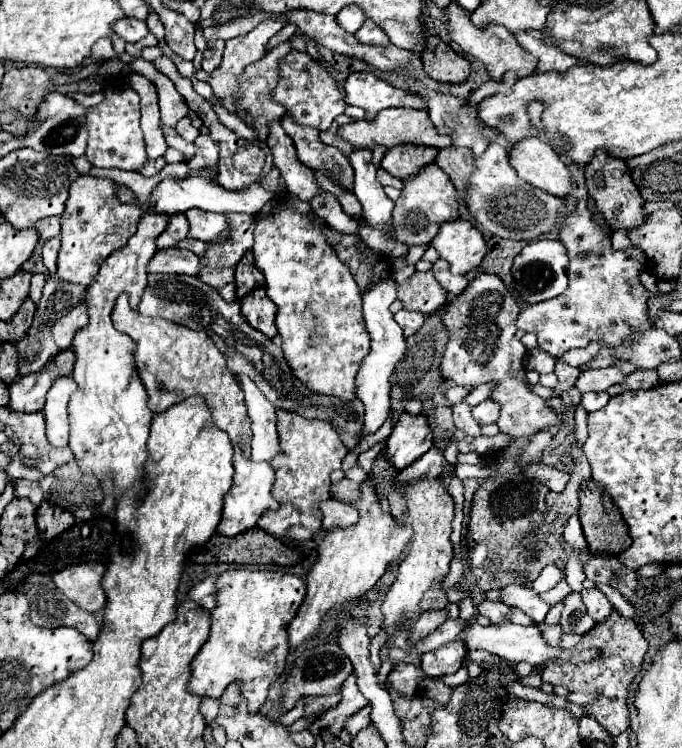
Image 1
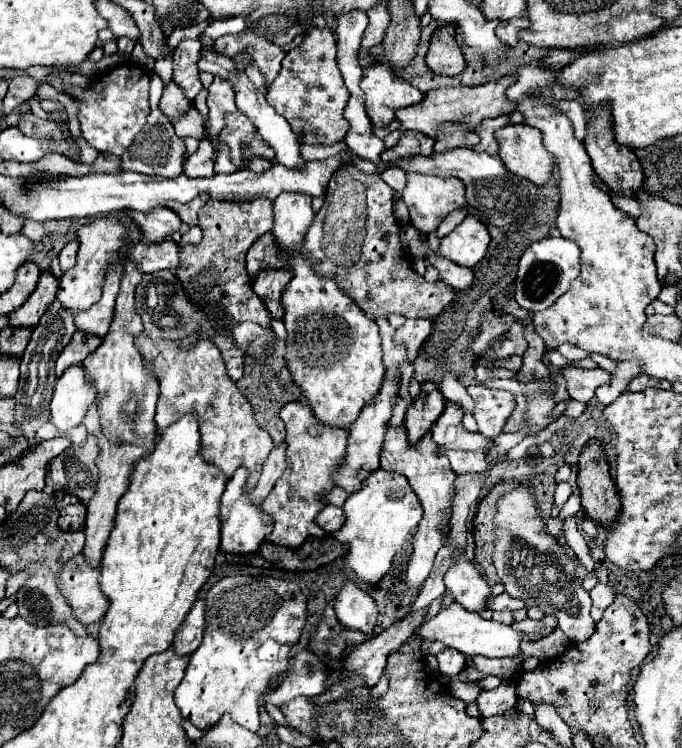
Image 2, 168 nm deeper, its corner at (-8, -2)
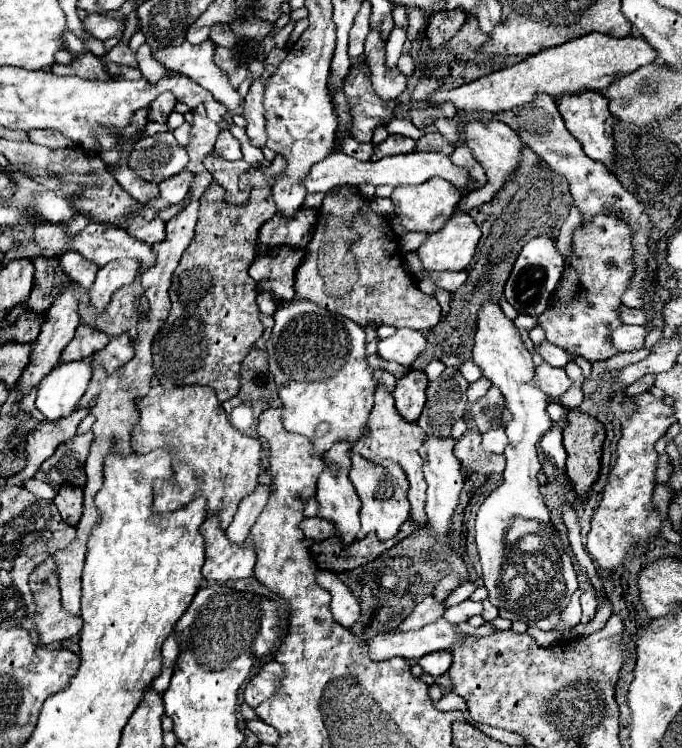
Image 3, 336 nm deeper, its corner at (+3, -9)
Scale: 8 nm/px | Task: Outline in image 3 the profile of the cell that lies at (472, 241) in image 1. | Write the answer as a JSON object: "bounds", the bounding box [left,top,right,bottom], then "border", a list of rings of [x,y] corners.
{"bounds":[418,213,482,271],"border":[[[454,213],[438,233],[432,233],[420,245],[418,255],[422,259],[422,267],[426,271],[464,271],[476,253],[480,237],[482,233],[468,213]]]}

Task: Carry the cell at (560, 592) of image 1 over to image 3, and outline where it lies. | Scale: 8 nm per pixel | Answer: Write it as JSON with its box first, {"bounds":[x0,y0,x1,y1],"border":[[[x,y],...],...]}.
{"bounds":[528,627,560,647],"border":[[[530,627],[528,629],[528,635],[534,637],[534,641],[540,645],[540,647],[550,647],[552,643],[556,643],[560,639],[560,635],[556,631],[540,631],[536,627]]]}

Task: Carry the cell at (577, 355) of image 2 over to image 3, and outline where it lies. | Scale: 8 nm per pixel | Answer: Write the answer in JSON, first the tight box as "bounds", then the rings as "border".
{"bounds":[536,341,570,367],"border":[[[544,341],[536,351],[542,355],[542,359],[546,363],[550,363],[554,367],[564,367],[570,361],[570,357],[568,357],[568,353],[564,349],[560,349],[560,347],[556,347],[556,345],[548,343],[548,341]]]}

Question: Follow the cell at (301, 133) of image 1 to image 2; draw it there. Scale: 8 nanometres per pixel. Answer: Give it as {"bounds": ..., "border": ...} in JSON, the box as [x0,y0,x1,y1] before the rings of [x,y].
{"bounds":[301,164,453,320],"border":[[[347,164],[333,174],[325,192],[325,202],[309,226],[301,254],[313,262],[315,274],[333,278],[339,290],[351,296],[371,320],[387,318],[389,314],[401,314],[405,318],[435,318],[453,300],[453,288],[449,288],[445,282],[441,282],[441,286],[433,286],[425,282],[423,276],[413,272],[399,234],[401,224],[393,216],[393,190],[377,174],[365,174]]]}

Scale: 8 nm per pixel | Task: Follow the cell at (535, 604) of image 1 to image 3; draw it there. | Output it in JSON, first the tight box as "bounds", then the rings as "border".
{"bounds":[444,601,482,623],"border":[[[462,601],[460,605],[454,605],[454,607],[450,607],[446,613],[444,613],[444,617],[448,619],[448,621],[452,621],[452,623],[462,623],[462,621],[468,621],[470,617],[474,617],[474,615],[482,615],[482,603],[474,603],[474,601]]]}

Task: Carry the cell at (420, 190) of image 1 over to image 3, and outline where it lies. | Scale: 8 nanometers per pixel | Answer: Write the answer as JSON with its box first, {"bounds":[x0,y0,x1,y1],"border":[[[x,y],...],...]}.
{"bounds":[392,179,460,233],"border":[[[432,179],[426,181],[422,185],[416,187],[396,187],[392,191],[392,203],[394,203],[394,211],[400,217],[402,225],[408,231],[420,231],[420,233],[436,233],[442,229],[442,225],[450,219],[454,207],[460,201],[460,193],[458,189],[454,189],[452,183],[444,181],[444,179]]]}

